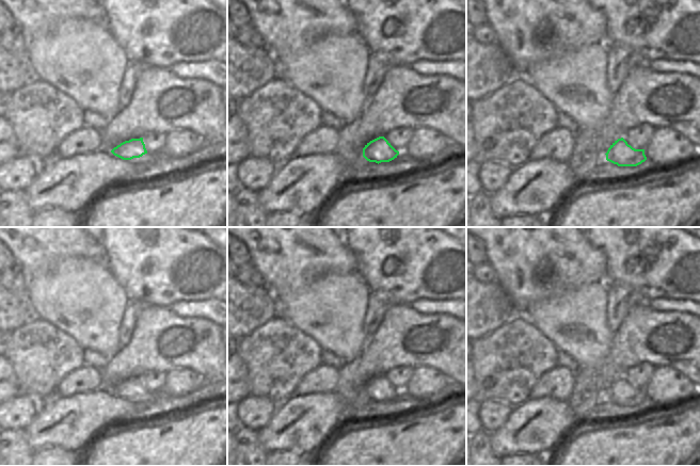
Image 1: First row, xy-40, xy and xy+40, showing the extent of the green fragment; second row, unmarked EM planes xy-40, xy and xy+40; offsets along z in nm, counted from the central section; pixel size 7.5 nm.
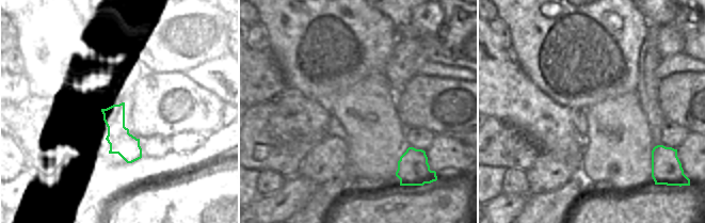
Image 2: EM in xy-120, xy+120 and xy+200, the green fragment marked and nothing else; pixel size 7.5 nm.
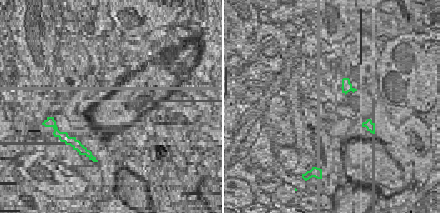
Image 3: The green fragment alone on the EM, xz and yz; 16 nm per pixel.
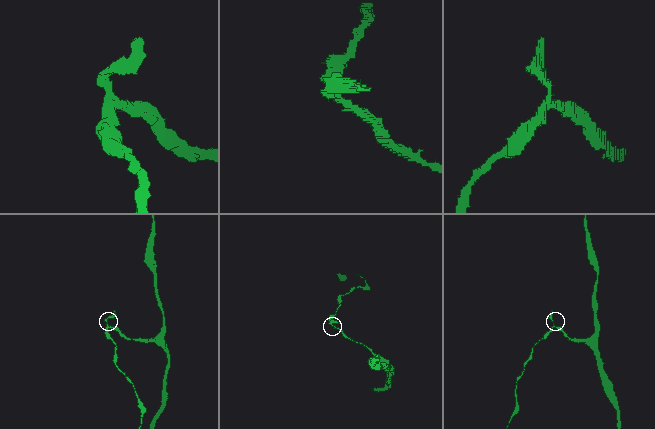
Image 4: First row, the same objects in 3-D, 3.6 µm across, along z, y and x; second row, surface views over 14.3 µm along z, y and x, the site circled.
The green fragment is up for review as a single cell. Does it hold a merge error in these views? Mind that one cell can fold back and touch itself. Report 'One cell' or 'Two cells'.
Two cells

